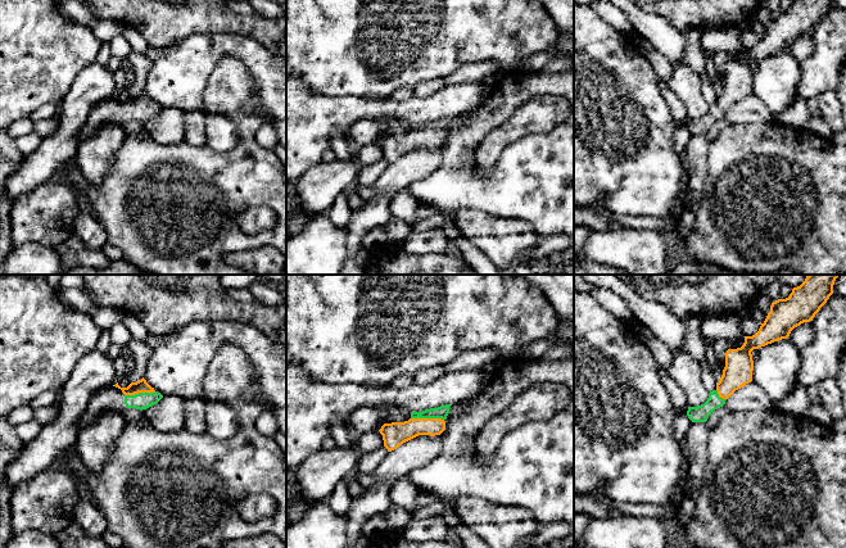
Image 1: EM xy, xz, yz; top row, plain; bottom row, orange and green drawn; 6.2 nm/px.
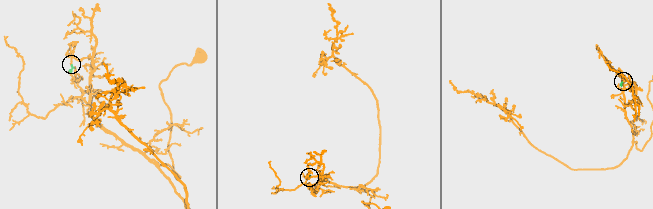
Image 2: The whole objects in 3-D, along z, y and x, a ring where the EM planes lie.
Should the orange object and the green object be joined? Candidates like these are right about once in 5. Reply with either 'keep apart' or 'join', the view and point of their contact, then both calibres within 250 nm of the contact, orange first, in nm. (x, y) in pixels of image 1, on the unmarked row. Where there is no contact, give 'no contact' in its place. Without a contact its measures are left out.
join | xz (428, 131) | 150/80 nm

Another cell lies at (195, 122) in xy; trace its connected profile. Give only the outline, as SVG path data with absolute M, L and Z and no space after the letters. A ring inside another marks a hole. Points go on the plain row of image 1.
M186 112L185 141L191 145L207 145L207 117L203 112Z

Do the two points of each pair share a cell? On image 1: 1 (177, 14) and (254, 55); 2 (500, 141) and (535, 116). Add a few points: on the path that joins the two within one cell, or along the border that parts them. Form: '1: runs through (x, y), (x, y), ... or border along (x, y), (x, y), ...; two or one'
1: border along (241, 35), (231, 32), (198, 32), (182, 39); two
2: runs through (509, 132), (526, 119); one

